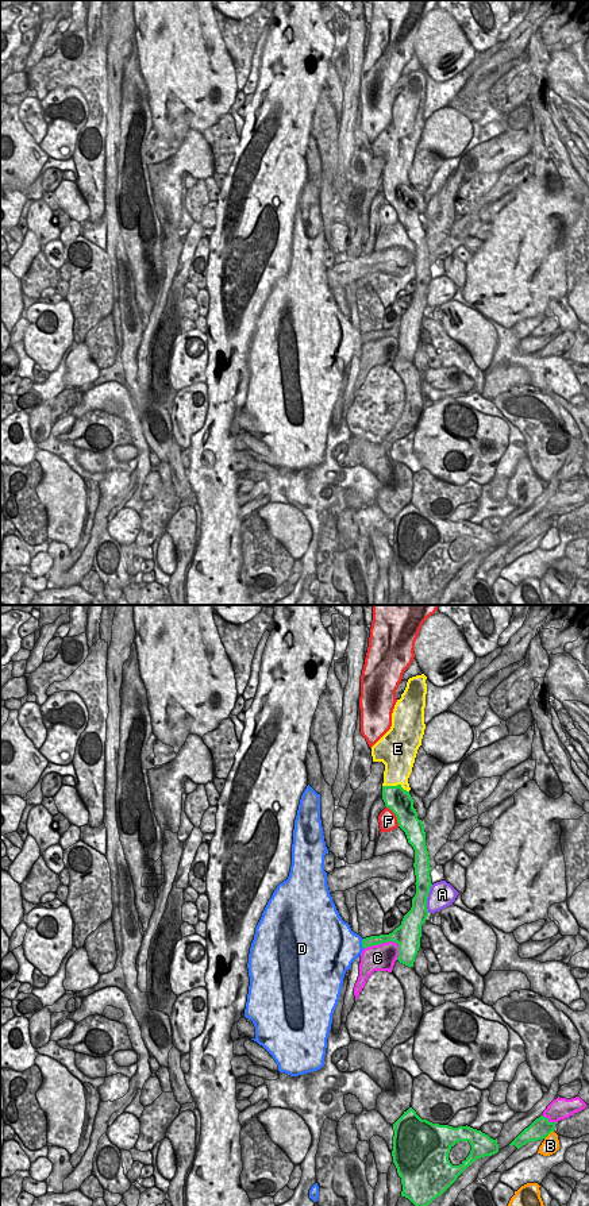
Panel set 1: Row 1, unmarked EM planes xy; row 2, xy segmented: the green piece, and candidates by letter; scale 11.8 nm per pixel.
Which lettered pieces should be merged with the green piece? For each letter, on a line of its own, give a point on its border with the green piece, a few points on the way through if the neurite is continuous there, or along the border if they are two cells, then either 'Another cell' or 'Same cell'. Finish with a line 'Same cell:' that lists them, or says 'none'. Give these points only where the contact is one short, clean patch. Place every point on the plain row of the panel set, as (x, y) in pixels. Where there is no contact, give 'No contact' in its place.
A: Touches green at xy (427, 292). Another cell
B: Touches green at xy (549, 528). Boundary: xy (553, 526), (545, 534). Another cell
C: Touches green at xy (387, 336). Another cell
D: Touches green at xy (362, 338). Another cell
E: Touches green at xy (397, 180). Same cell
F: Touches green at xy (396, 211). Another cell
Same cell: E.

